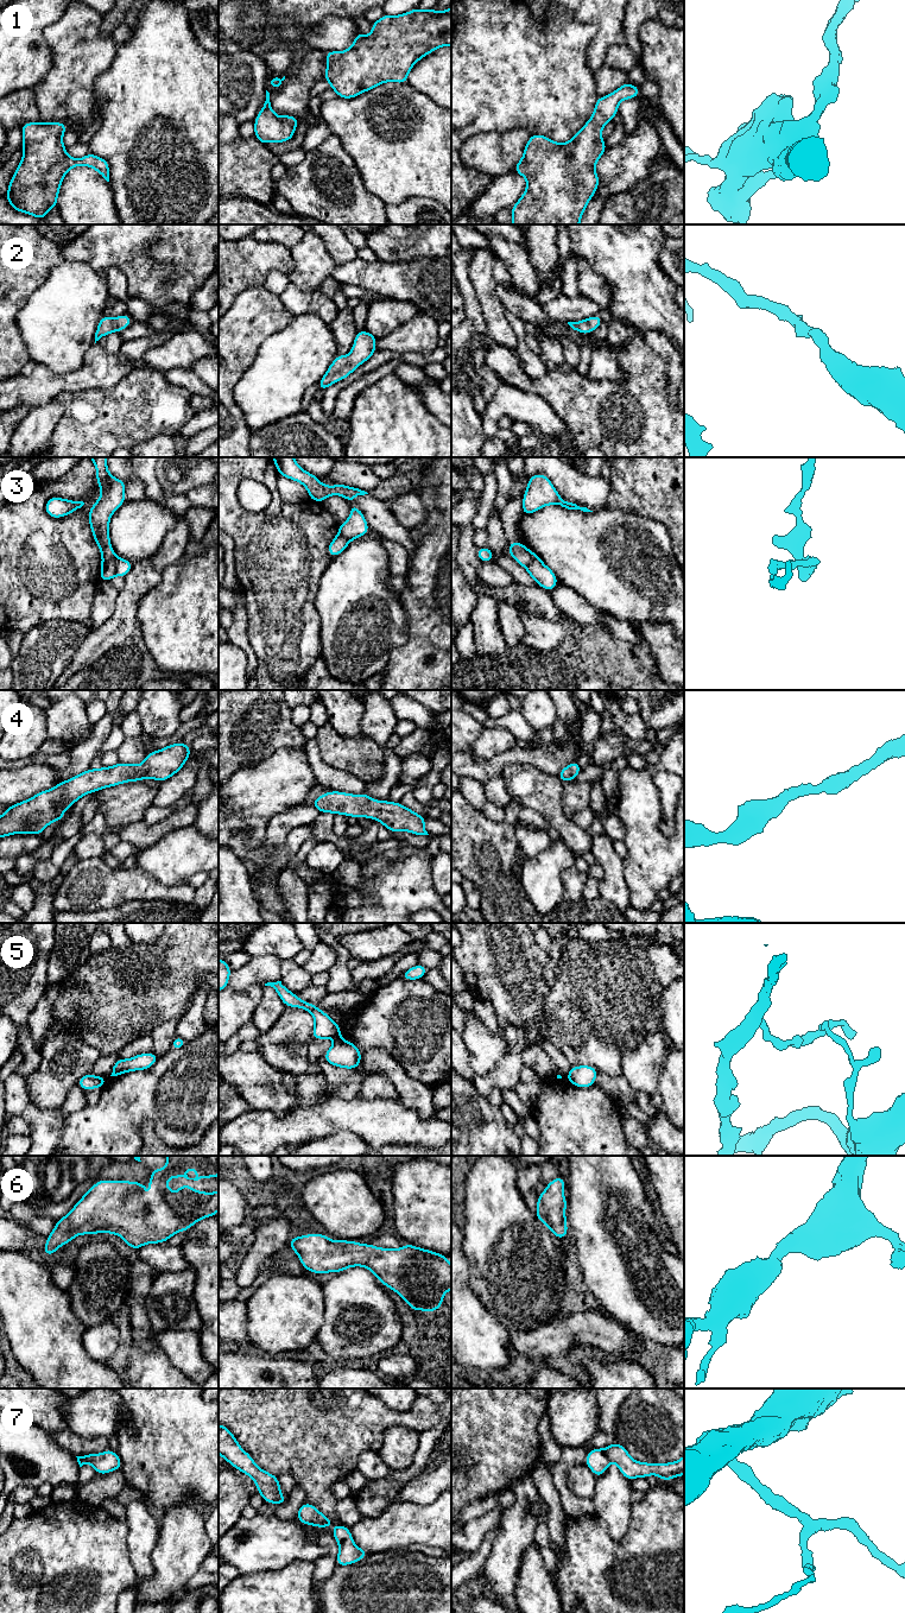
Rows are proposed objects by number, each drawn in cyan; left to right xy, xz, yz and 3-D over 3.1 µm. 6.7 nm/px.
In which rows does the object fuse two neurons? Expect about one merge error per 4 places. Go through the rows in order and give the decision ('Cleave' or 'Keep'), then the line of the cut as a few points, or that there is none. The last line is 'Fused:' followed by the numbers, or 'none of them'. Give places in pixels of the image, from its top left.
1: Keep. No split
2: Keep. No split
3: Keep. No split
4: Keep. No split
5: Cleave. Split along xz (339, 1037), (336, 1039)
6: Keep. No split
7: Keep. No split
Fused: 5

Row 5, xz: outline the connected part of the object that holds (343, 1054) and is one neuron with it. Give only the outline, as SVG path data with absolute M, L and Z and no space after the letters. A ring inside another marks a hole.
M337 1038L333 1046L324 1052L325 1062L344 1069L356 1069L360 1067L361 1057L360 1049L343 1038Z

